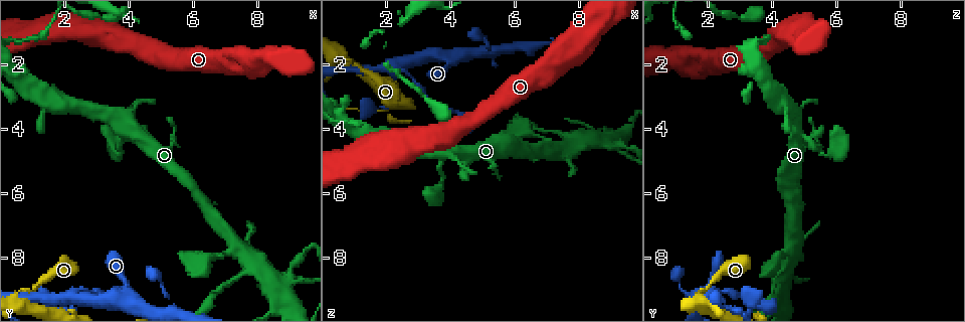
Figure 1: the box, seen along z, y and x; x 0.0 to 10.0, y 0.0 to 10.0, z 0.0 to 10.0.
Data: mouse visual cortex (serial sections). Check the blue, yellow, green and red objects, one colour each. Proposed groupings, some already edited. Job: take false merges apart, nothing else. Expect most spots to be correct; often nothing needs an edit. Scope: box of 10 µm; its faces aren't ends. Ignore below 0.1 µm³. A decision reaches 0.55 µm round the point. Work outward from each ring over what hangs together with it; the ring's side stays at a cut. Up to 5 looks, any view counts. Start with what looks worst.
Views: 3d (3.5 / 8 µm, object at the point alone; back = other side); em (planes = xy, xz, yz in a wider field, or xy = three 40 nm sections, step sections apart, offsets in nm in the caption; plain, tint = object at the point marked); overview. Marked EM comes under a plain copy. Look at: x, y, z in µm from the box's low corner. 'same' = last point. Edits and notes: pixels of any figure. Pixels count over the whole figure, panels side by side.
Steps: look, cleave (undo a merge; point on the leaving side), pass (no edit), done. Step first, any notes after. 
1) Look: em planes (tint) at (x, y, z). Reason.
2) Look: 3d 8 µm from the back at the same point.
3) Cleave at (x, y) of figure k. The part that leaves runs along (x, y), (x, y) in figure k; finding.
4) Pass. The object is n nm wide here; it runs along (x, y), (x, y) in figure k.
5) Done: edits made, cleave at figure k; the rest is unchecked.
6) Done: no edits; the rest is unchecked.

Look: 3d 8 µm at (2.35, 9.30, 2.10). Sharp bend.

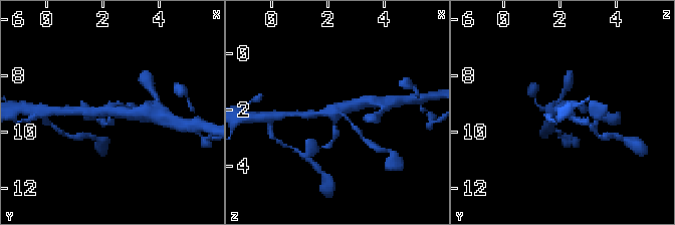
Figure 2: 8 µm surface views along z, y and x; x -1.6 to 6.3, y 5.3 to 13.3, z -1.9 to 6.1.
Look: em xy step 2 (tint) at the same point. 4 arms meet here; the arms are 100, 200, 250, 350 nm wide.

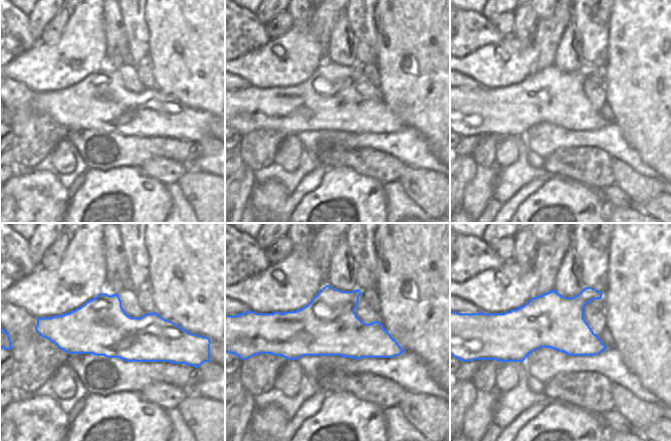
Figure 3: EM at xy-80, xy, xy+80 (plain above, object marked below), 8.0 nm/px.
Pass. It runs along (365, 101), (336, 110), (306, 115) in figure 2; continuous, no second cell.

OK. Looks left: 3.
Look: 3d 3.5 µm at (8.55, 8.80, 4.30). Thick turns thin.

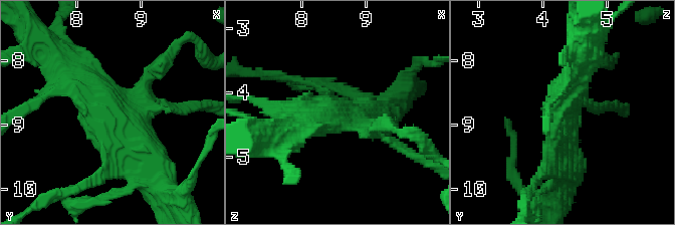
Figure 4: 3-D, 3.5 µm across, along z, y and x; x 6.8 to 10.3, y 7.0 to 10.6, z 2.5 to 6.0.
Look: em xy step 2 (tint) at (8.60, 8.75, 4.35). Need the tissue.

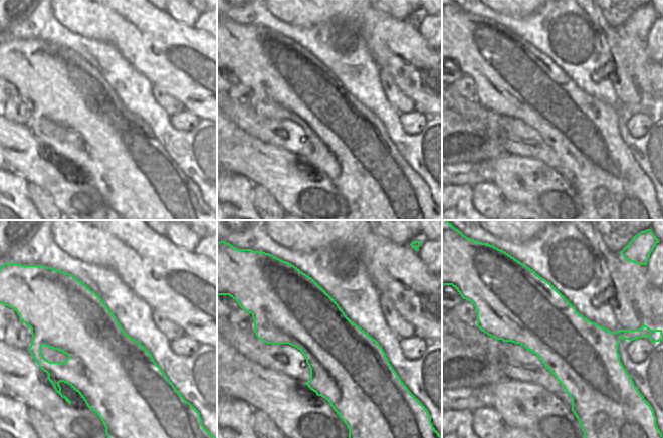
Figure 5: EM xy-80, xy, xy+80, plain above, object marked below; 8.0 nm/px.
Pass. The object is 550 nm wide here; it runs along (67, 63), (117, 109), (151, 168) in figure 4; continuous, no second cell.

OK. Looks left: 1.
Done: no edits; the rest is unchecked.

